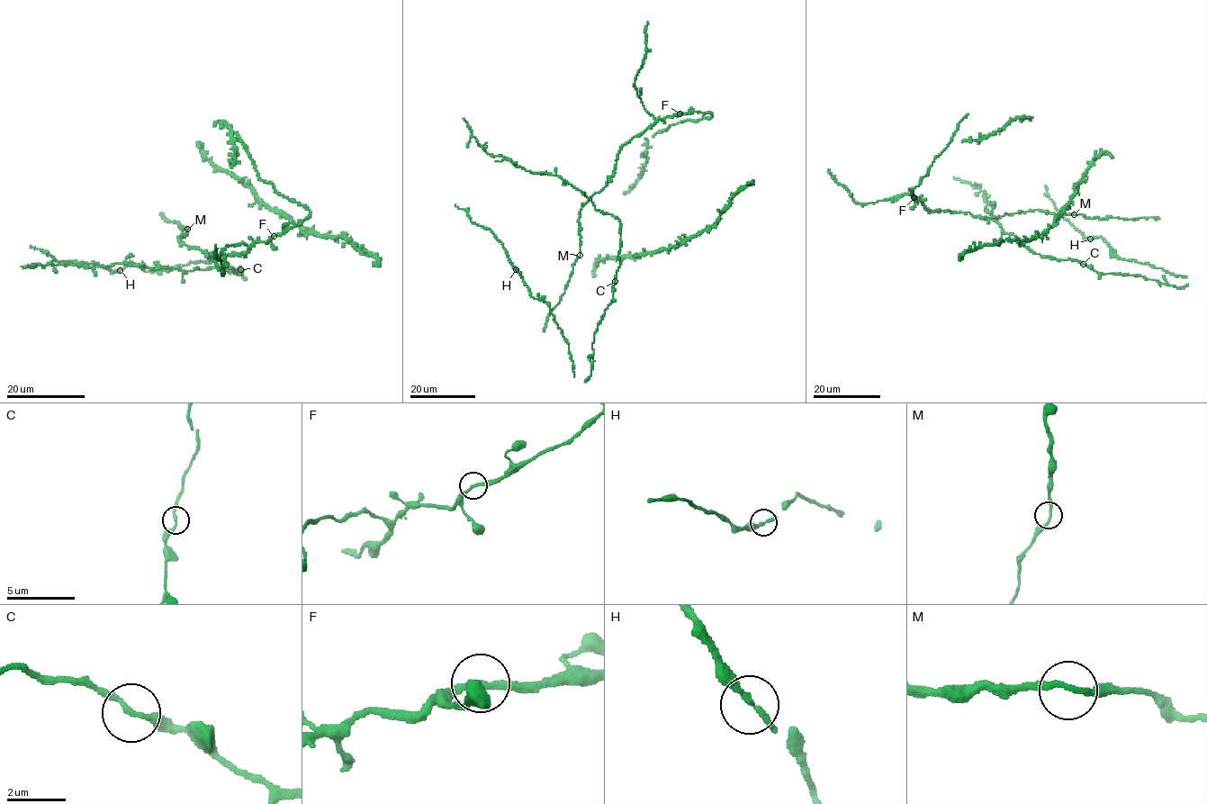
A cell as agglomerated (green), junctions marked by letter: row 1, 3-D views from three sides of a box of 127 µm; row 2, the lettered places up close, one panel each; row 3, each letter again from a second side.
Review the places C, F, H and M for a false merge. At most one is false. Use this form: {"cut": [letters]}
{"cut": []}

